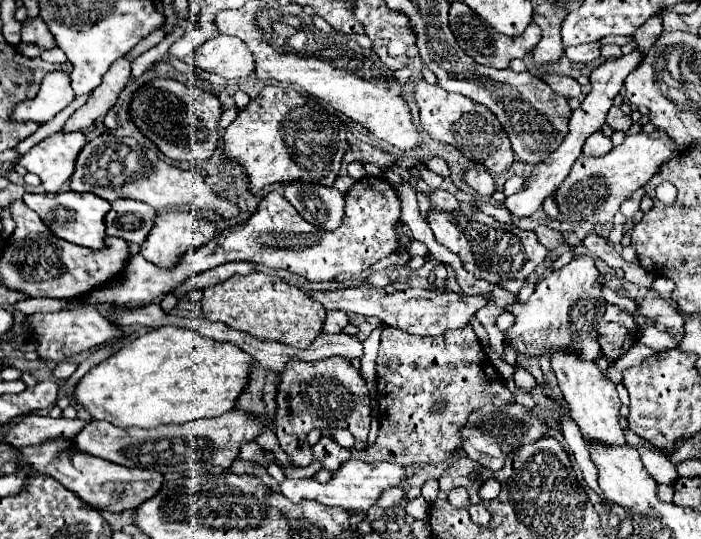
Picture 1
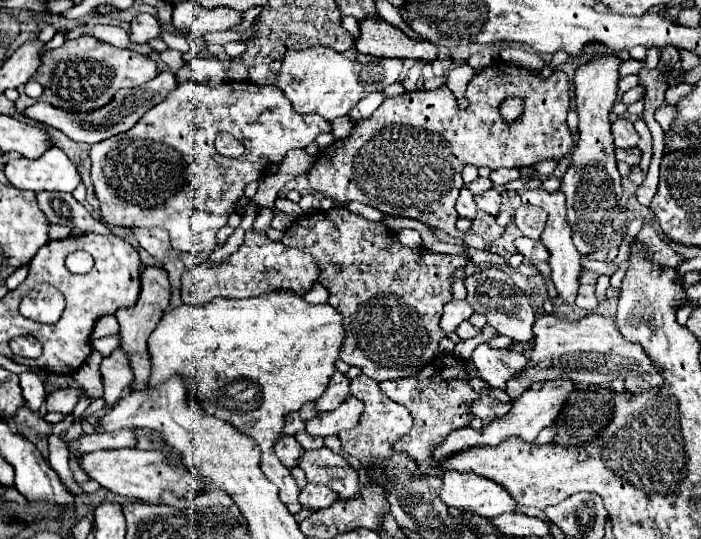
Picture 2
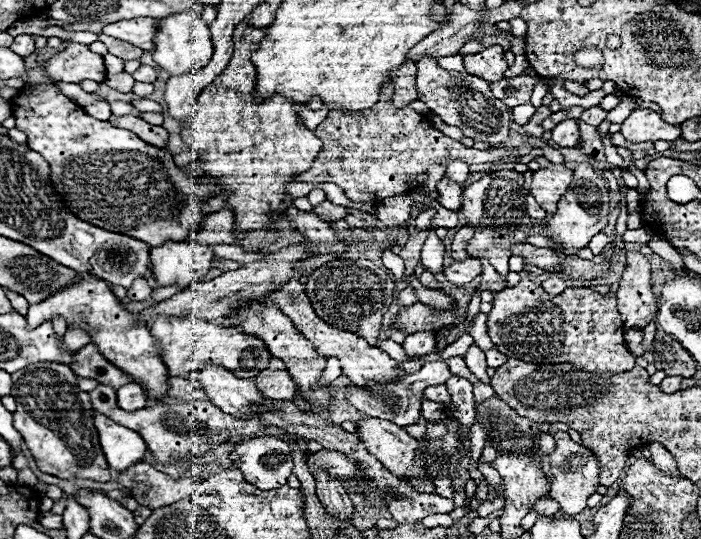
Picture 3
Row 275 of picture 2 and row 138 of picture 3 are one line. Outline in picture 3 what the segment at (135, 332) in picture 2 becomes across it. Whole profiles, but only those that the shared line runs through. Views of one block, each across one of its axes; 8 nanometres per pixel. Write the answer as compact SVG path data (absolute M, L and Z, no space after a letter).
M110 116L108 122L116 128L124 128L124 130L134 132L138 138L142 138L144 142L148 142L152 146L164 148L166 142L168 142L168 132L162 126L148 124L142 118L136 118L136 116Z

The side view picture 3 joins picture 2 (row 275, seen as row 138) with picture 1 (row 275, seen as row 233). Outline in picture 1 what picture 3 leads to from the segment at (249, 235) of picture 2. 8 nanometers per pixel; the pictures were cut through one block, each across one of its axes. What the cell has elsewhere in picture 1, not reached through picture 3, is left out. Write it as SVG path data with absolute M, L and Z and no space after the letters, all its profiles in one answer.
M252 272L248 276L232 276L222 284L204 290L202 312L210 322L222 322L232 328L250 332L258 338L270 338L294 348L308 348L322 332L326 310L300 288L284 282L276 274Z

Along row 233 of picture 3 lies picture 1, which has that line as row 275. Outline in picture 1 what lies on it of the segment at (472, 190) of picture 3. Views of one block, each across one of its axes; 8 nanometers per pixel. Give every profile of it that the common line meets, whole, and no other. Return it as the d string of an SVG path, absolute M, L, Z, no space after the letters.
M466 202L460 204L460 210L442 214L432 212L428 216L428 224L440 244L444 244L450 252L458 252L464 270L472 272L476 278L482 278L486 282L506 282L506 280L526 280L536 272L536 268L546 260L548 250L538 244L534 238L534 232L508 226L504 222L494 220L492 216L486 216L480 210L474 210Z

